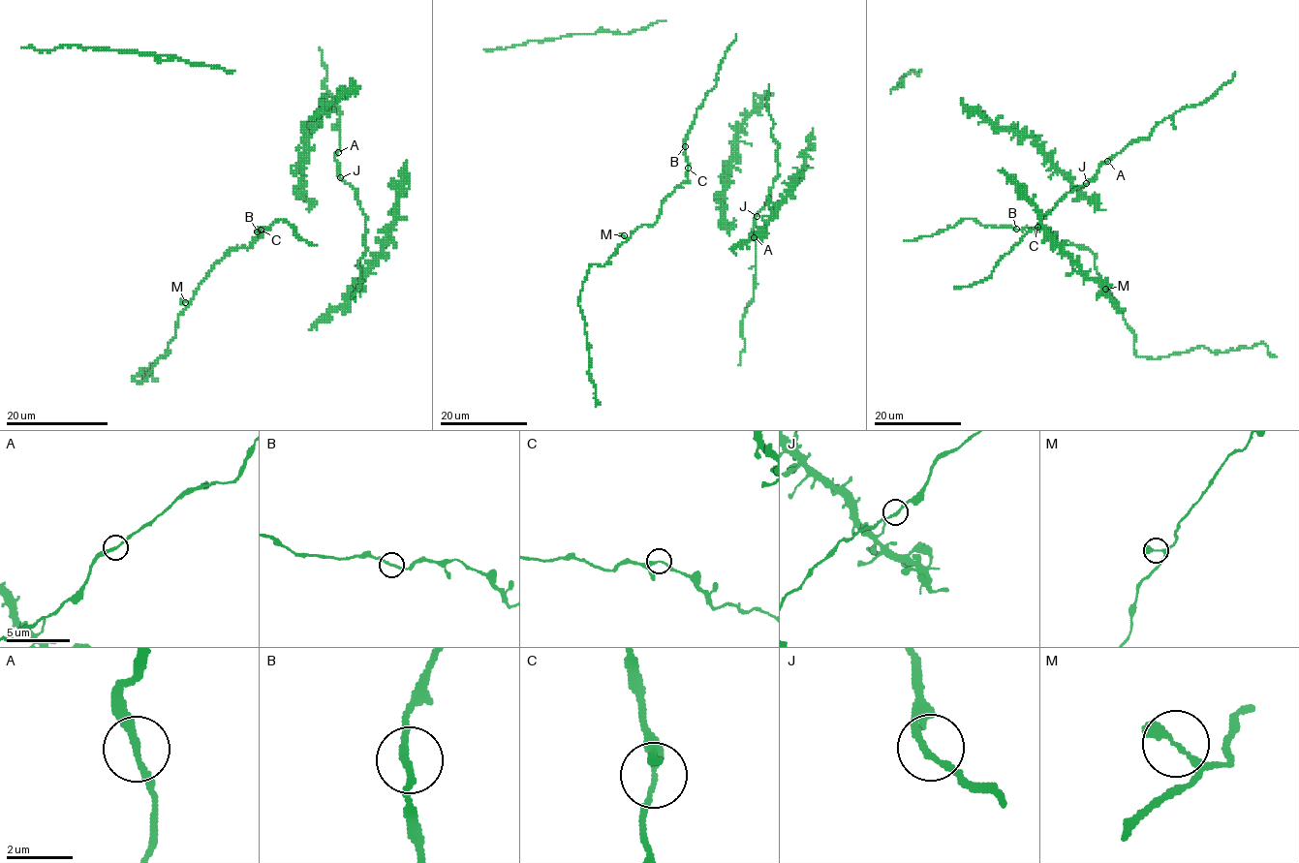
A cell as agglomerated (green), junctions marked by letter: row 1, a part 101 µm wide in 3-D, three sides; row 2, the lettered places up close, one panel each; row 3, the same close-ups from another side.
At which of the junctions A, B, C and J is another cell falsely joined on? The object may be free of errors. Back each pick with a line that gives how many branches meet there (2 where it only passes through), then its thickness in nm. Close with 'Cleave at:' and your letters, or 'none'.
Cleave at: none

